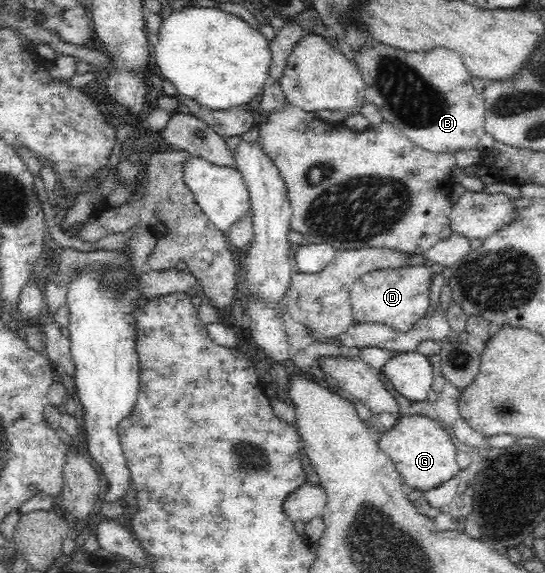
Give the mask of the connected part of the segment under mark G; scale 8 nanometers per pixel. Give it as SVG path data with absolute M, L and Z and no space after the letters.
M432 414L400 416L392 428L381 436L379 447L392 459L405 488L428 491L456 477L460 471L456 447Z

